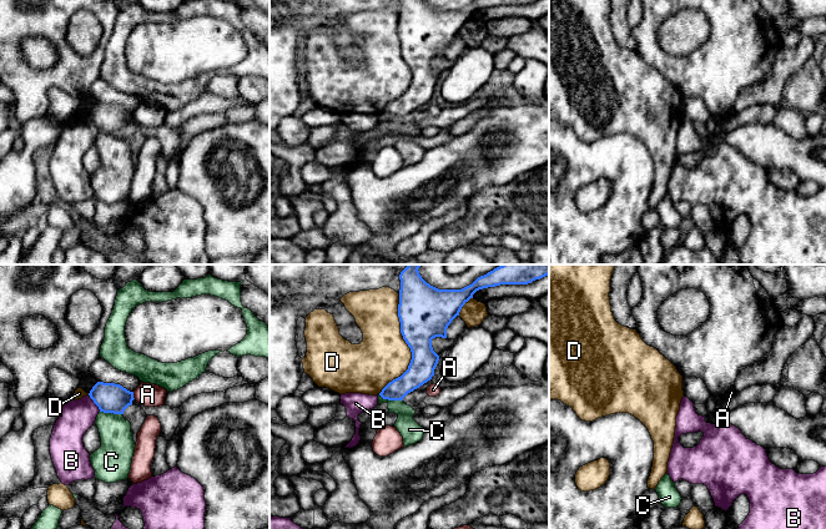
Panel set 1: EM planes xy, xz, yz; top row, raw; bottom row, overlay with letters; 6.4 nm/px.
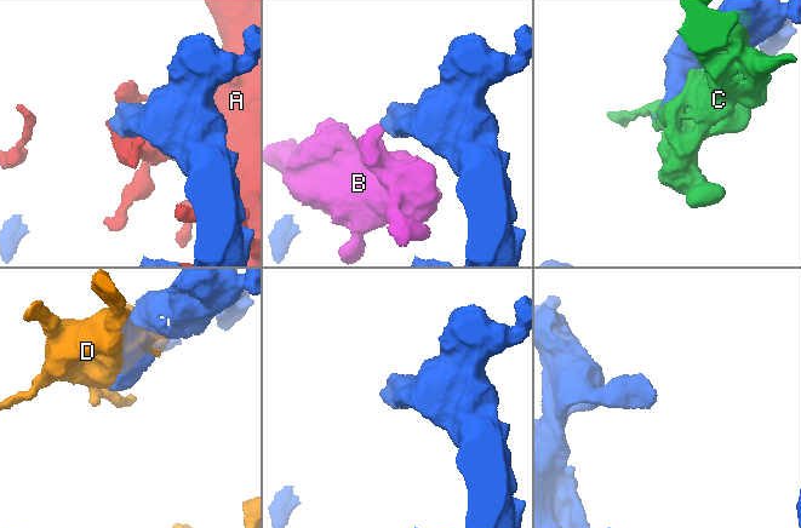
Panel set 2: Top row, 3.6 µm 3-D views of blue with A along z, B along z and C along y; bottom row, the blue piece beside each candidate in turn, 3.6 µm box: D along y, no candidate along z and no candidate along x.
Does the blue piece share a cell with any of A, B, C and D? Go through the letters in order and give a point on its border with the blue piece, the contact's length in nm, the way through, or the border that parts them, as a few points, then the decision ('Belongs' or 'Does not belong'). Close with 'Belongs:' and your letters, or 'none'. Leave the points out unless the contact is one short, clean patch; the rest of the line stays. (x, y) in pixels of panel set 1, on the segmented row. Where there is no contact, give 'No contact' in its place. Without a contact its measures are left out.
A: Touches blue at xy (132, 396). Shared border 50 nm. Does not belong
B: Touches blue at xy (94, 402). Shared border 130 nm. Boundary: xy (89, 394), (100, 411). Does not belong
C: Touches blue at xz (391, 399). Shared border 170 nm. Does not belong
D: Touches blue at xz (408, 346). Shared border 650 nm. Does not belong
Belongs: none

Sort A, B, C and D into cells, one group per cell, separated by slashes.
A / B / C / D

